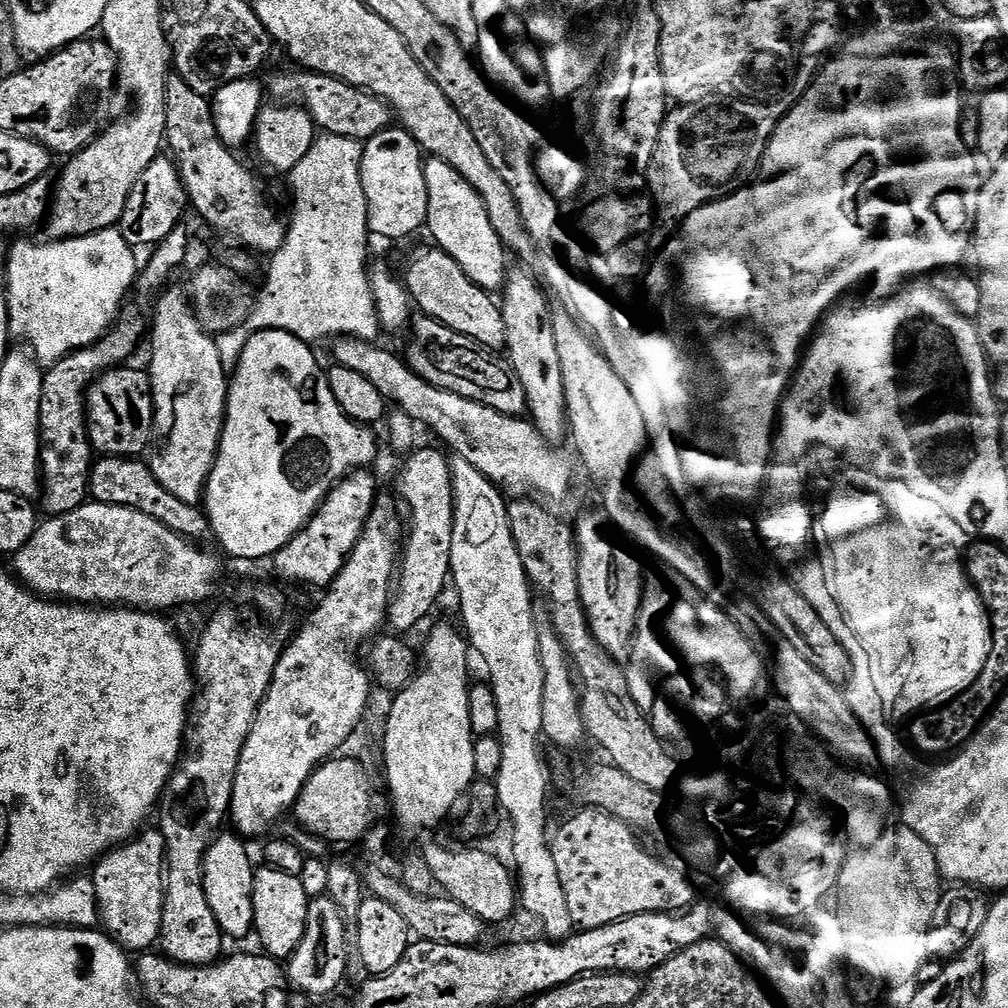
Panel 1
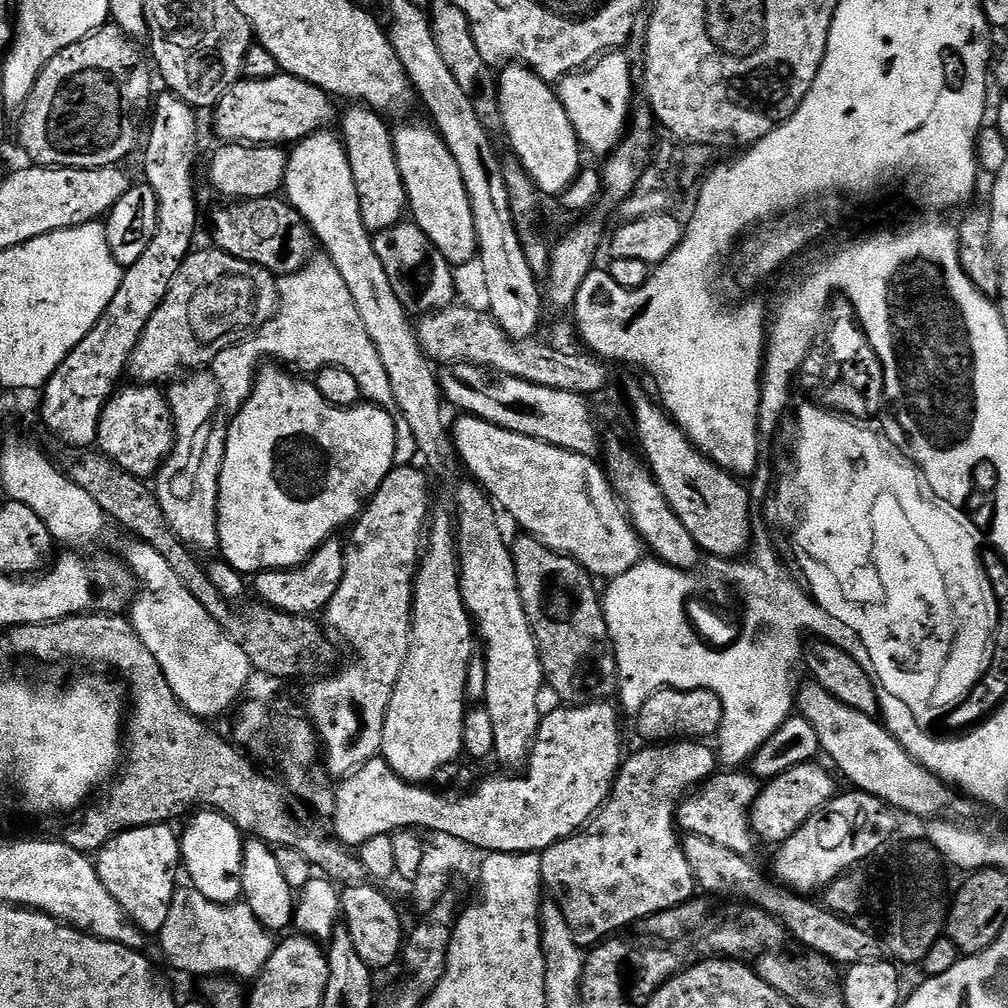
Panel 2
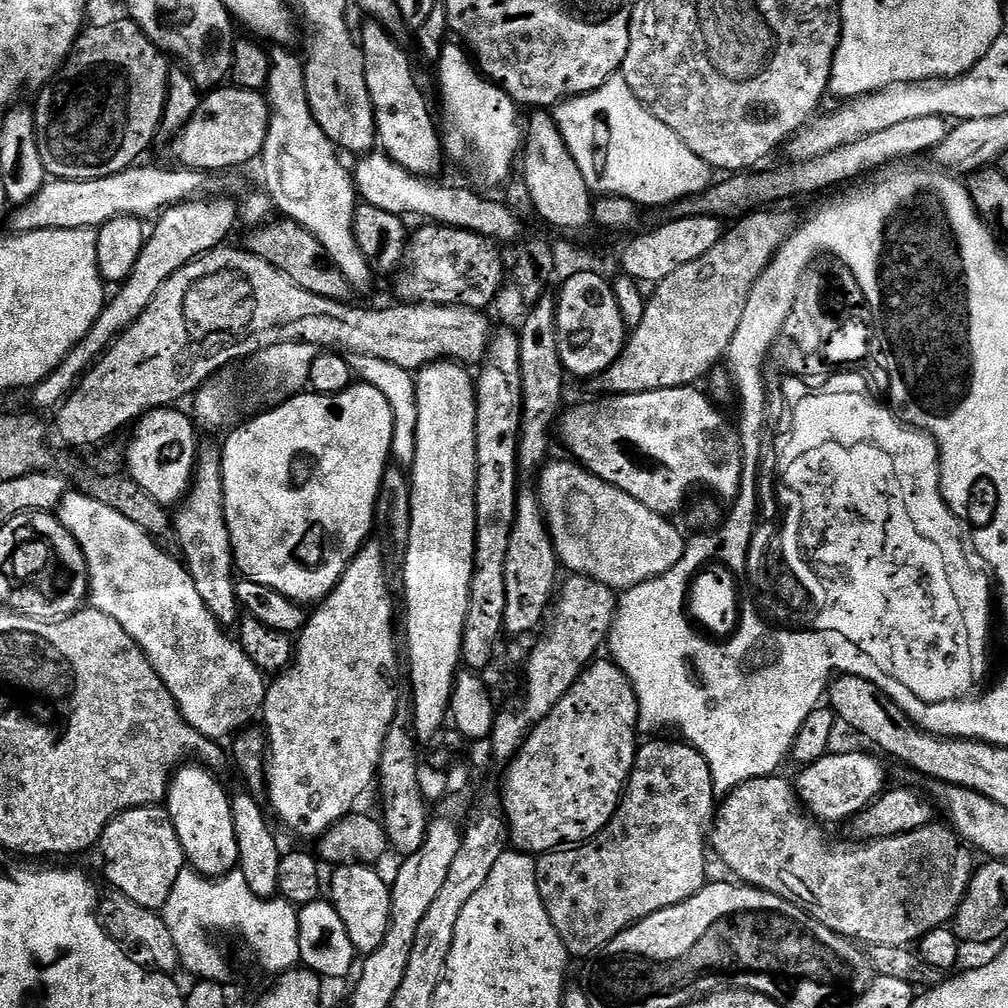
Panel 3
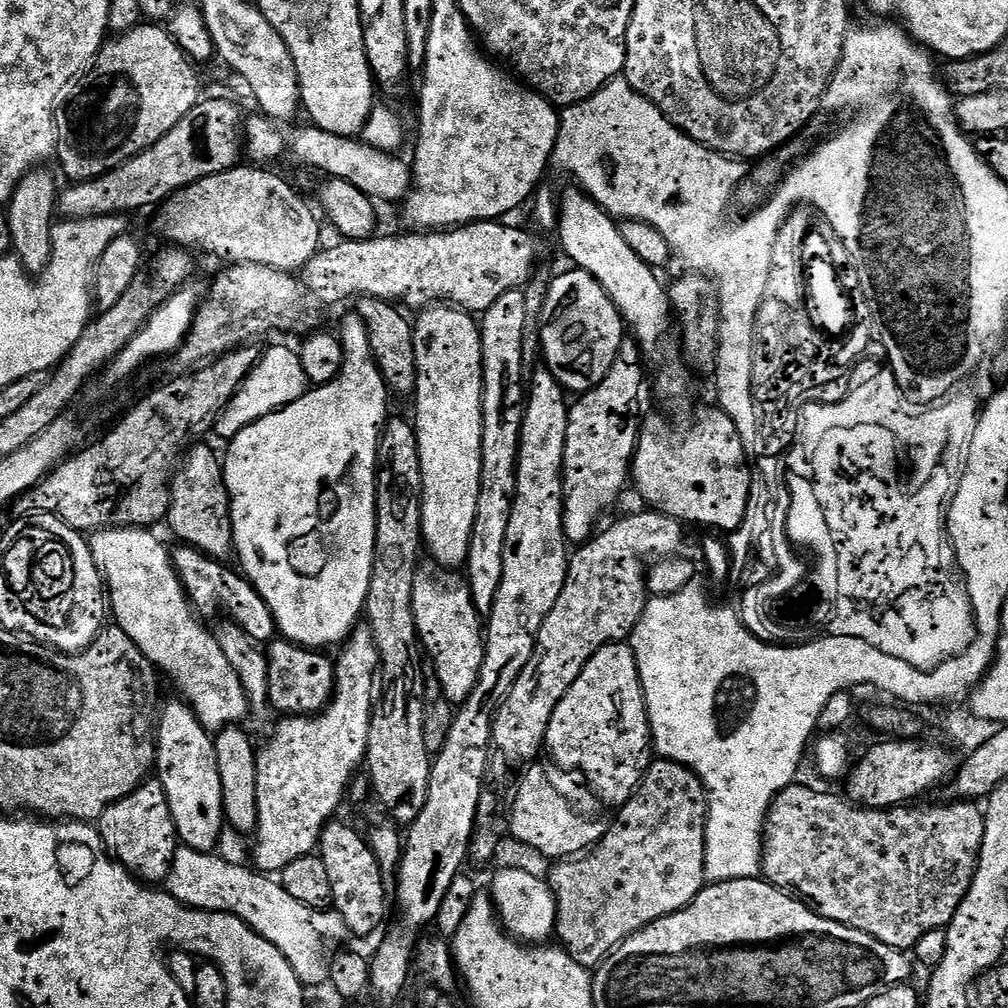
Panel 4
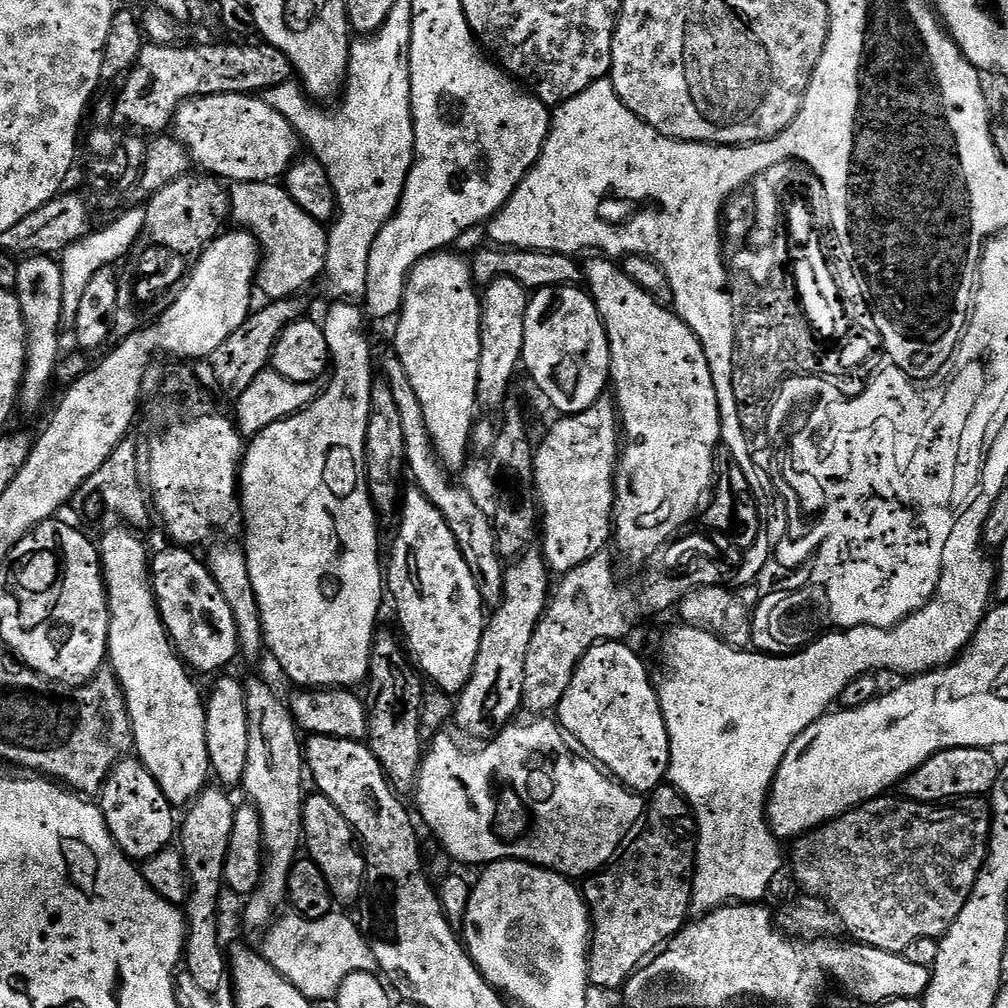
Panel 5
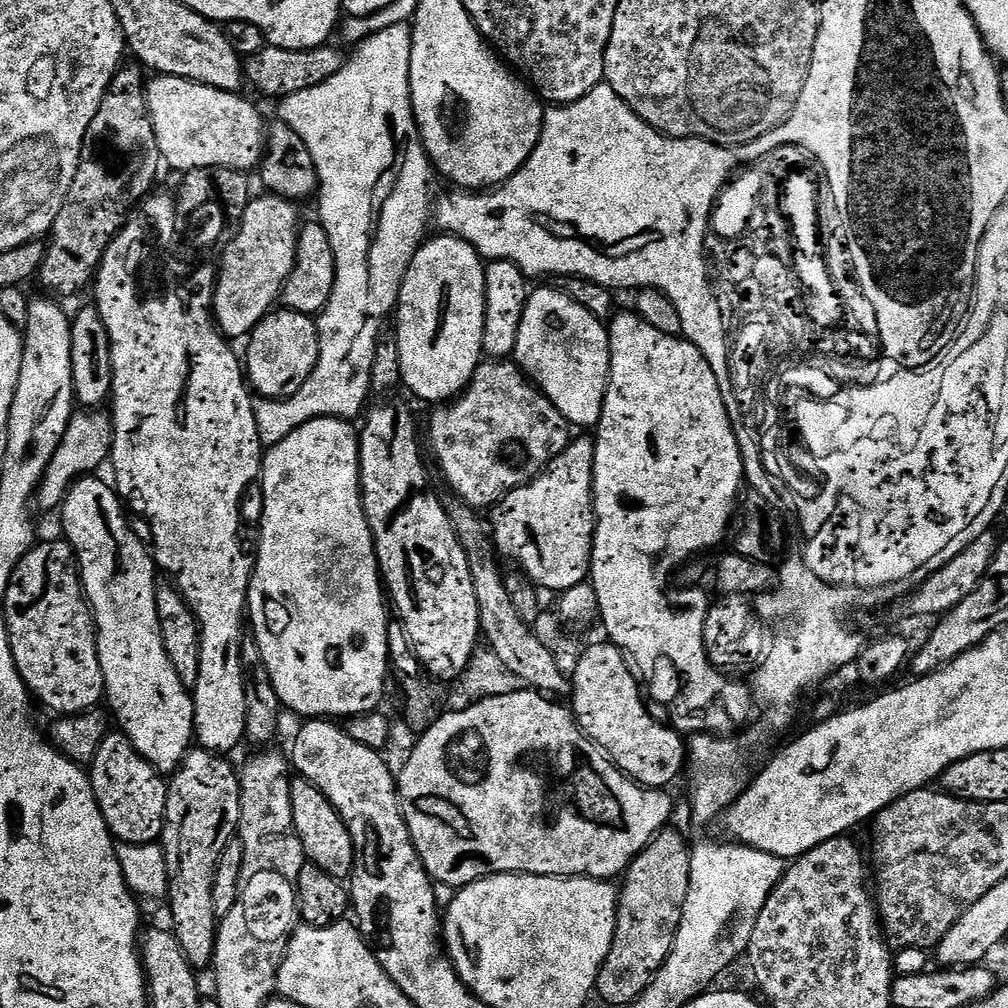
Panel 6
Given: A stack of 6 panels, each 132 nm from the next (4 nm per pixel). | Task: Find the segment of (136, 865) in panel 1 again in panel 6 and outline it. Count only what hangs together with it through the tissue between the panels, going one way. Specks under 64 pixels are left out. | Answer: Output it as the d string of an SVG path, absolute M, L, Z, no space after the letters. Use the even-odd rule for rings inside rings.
M119 730L109 731L90 762L94 798L102 810L108 830L126 844L155 844L164 834L168 786L165 777Z

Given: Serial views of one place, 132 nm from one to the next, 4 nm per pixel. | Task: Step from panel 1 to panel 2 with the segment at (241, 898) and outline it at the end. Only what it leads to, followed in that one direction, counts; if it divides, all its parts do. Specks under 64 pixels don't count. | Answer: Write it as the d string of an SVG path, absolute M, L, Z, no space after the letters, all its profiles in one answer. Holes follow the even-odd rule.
M200 810L180 836L182 868L192 881L191 887L215 904L235 904L244 895L242 866L244 865L245 837L240 829L222 813Z

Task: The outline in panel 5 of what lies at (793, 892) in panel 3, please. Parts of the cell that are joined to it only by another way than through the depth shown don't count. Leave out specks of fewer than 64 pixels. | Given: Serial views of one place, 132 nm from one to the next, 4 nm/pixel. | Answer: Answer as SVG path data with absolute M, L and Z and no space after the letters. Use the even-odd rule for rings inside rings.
M885 794L877 800L868 800L844 812L838 819L826 822L812 832L806 832L795 841L796 849L792 852L792 872L800 883L800 888L805 892L805 897L819 898L836 917L839 927L849 932L851 939L857 944L874 946L878 950L899 952L903 954L910 942L918 942L918 938L930 938L939 941L945 936L958 914L962 914L962 906L970 898L970 890L974 890L974 882L978 882L978 874L988 856L988 839L992 837L992 810L987 799L979 796L961 796L959 800L941 802L939 804L923 804L917 800L901 798L896 794Z

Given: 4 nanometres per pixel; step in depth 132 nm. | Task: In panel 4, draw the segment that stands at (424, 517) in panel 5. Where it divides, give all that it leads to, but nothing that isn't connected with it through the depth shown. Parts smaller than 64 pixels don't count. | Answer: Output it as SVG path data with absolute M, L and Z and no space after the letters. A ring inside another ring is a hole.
M448 570L417 575L414 582L414 622L421 645L428 647L432 668L436 671L434 680L440 684L448 704L465 704L478 682L484 657L485 633L482 631L482 617L476 611L467 583Z

